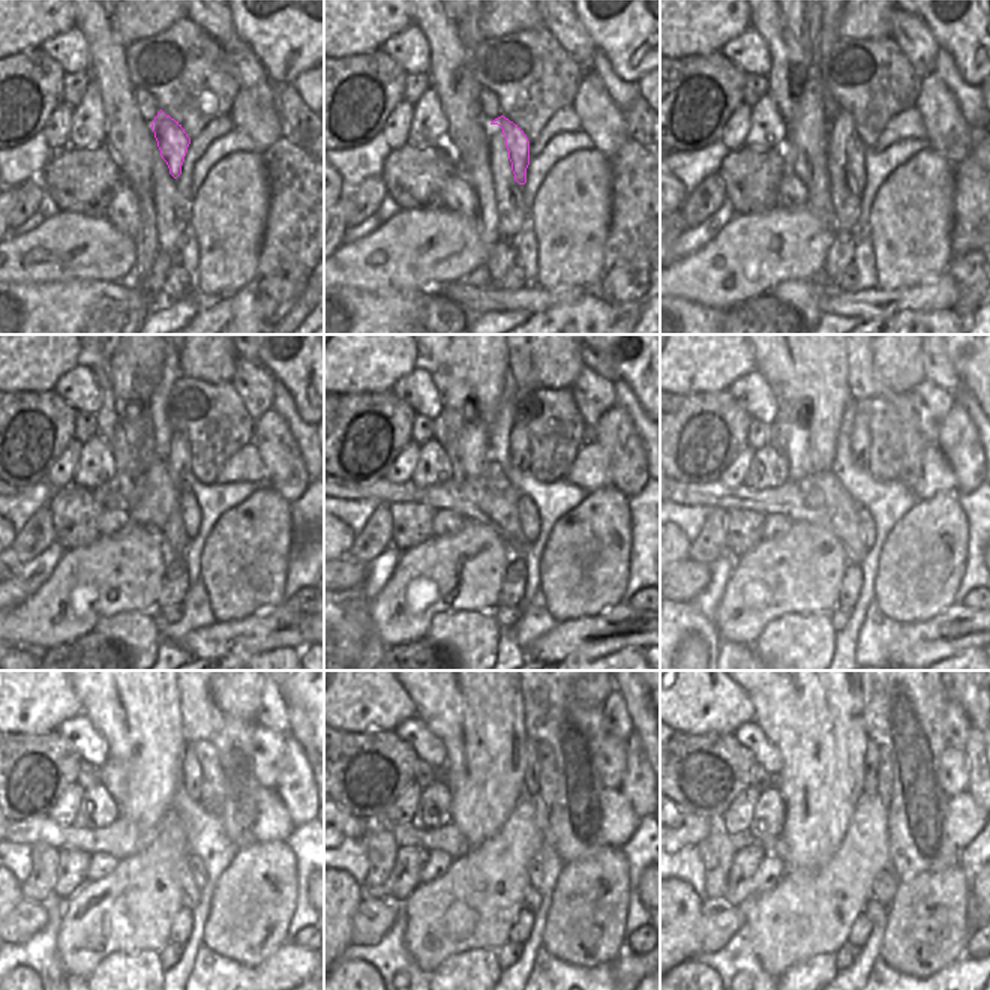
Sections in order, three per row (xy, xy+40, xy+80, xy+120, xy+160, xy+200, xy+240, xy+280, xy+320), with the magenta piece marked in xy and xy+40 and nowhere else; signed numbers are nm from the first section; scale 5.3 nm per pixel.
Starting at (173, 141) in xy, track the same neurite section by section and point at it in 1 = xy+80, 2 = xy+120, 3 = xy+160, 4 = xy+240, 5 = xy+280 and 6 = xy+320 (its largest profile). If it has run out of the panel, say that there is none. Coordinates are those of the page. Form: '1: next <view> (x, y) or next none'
1: next xy+80 (855, 150)
2: next xy+120 (188, 506)
3: next xy+160 (527, 509)
4: next xy+240 (197, 866)
5: next xy+280 (536, 875)
6: next xy+320 (884, 894)

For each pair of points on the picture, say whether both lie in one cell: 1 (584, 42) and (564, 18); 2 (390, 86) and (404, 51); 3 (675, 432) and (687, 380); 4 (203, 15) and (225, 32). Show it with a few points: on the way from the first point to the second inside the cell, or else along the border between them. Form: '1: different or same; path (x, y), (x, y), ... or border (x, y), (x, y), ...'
1: same; path (578, 36), (566, 24)
2: different; border (380, 48), (407, 72)
3: different; border (719, 390), (675, 395)
4: same; path (209, 15), (219, 26)

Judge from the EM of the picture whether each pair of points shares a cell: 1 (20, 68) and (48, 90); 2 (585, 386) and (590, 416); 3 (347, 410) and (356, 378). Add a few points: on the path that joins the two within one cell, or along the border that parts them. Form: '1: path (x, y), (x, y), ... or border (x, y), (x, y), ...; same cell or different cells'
1: path (27, 74), (41, 83); same cell
2: path (590, 393), (590, 408); same cell
3: border (386, 390), (357, 390), (339, 395); different cells

